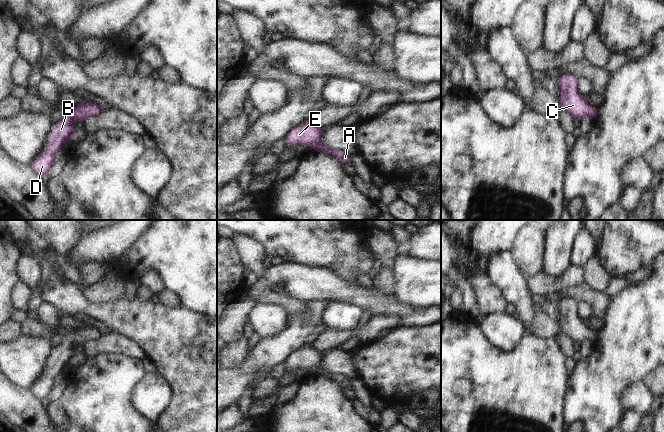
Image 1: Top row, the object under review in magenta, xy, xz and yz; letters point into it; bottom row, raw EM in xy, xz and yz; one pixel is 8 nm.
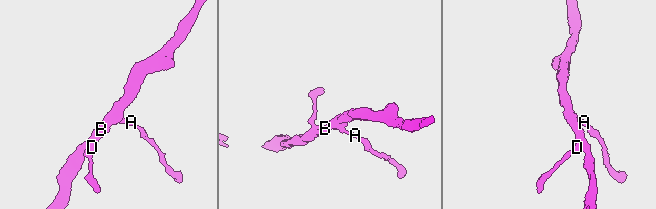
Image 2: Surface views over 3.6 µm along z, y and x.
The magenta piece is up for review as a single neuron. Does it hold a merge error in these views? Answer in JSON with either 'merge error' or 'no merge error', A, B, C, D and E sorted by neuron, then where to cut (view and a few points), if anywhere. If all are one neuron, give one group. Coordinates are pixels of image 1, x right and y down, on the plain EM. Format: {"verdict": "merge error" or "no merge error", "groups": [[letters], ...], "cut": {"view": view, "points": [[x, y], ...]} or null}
{"verdict": "no merge error", "groups": [["A", "B", "C", "D", "E"]], "cut": null}

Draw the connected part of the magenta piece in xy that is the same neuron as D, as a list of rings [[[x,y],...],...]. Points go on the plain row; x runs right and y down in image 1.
[[[82,325],[74,333],[63,338],[53,352],[47,373],[33,386],[32,391],[42,401],[47,402],[47,398],[55,385],[55,378],[63,368],[76,362],[77,357],[74,354],[74,348],[78,345],[83,346],[90,340],[99,339],[101,336],[101,332],[96,327]]]

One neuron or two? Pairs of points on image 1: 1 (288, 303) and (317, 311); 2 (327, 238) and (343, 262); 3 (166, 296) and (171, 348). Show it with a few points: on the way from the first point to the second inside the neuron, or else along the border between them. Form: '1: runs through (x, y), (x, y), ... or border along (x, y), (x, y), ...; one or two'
1: border along (309, 303), (312, 316), (322, 324); two
2: runs through (333, 244), (343, 256); one
3: border along (156, 298), (171, 307), (182, 306); two

